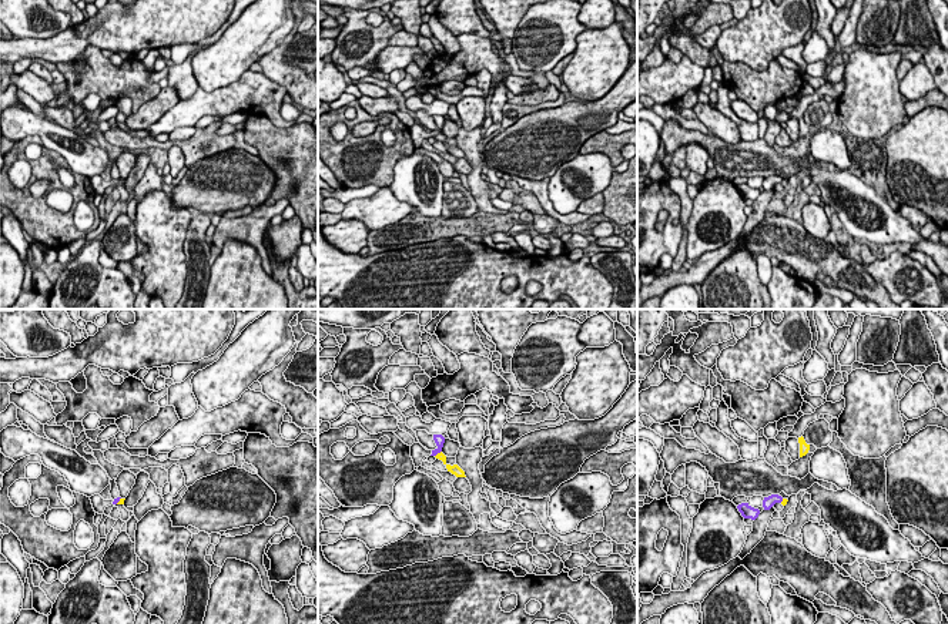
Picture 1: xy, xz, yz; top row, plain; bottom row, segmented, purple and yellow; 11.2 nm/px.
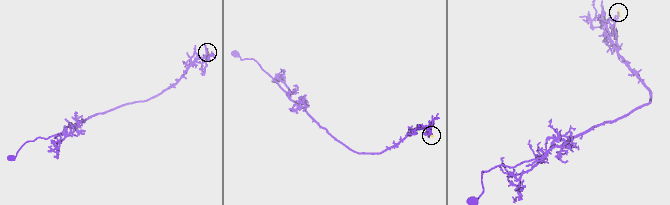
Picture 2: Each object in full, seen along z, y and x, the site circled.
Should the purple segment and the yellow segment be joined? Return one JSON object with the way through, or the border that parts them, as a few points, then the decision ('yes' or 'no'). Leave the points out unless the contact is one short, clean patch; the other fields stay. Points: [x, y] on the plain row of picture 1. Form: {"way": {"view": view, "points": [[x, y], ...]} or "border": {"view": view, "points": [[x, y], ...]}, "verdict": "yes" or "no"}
{"border": {"view": "xz", "points": [[441, 131], [435, 137]]}, "verdict": "no"}

